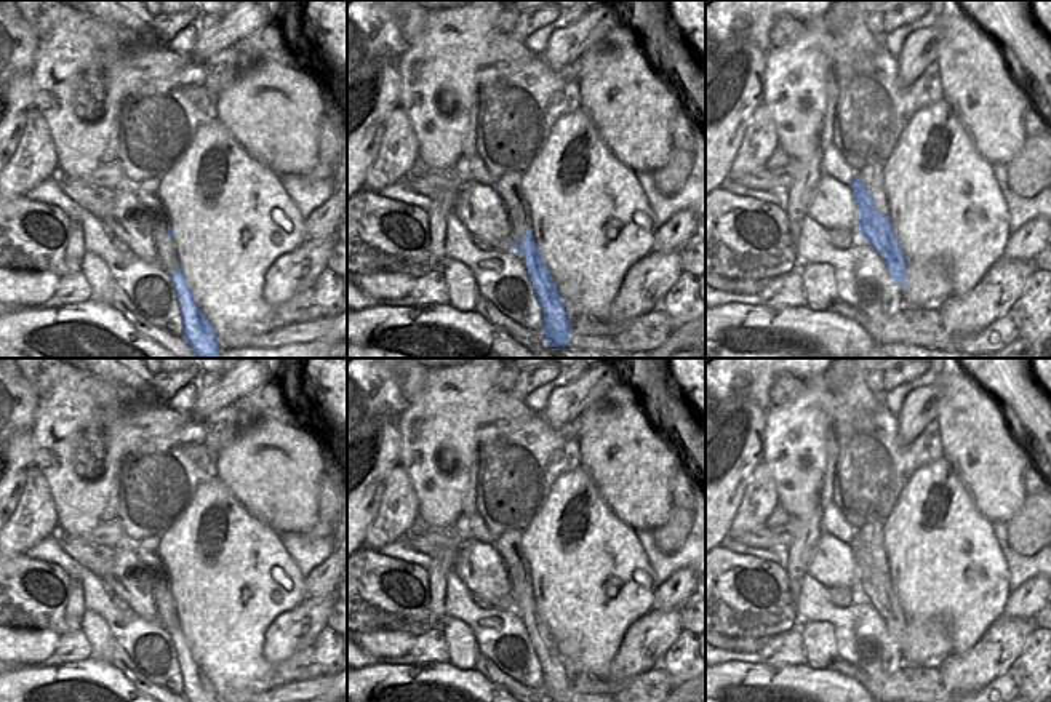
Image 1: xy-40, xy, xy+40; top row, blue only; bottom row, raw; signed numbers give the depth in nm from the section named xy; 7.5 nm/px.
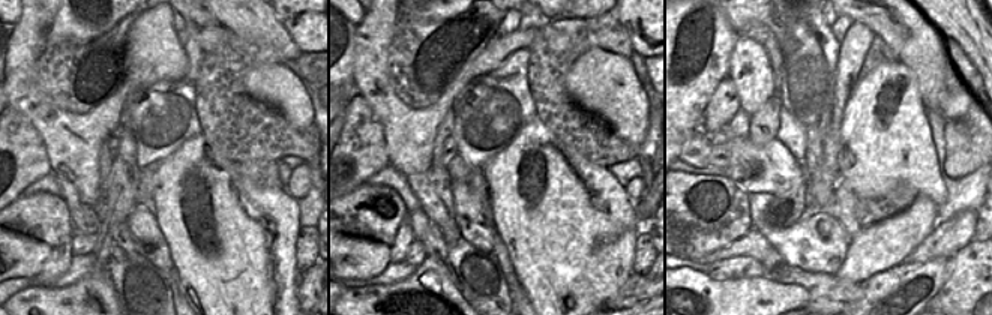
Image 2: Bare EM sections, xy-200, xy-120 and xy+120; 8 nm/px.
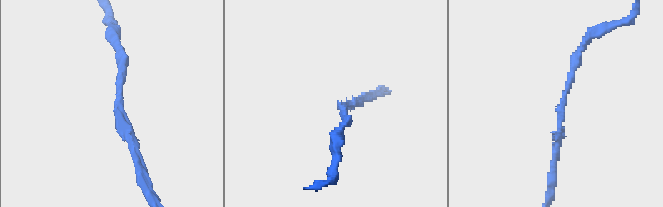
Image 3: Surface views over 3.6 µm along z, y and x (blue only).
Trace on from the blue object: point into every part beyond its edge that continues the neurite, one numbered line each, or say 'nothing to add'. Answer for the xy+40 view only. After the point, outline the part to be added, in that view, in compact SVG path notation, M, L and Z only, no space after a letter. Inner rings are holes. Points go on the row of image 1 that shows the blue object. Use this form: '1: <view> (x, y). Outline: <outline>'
nothing to add

